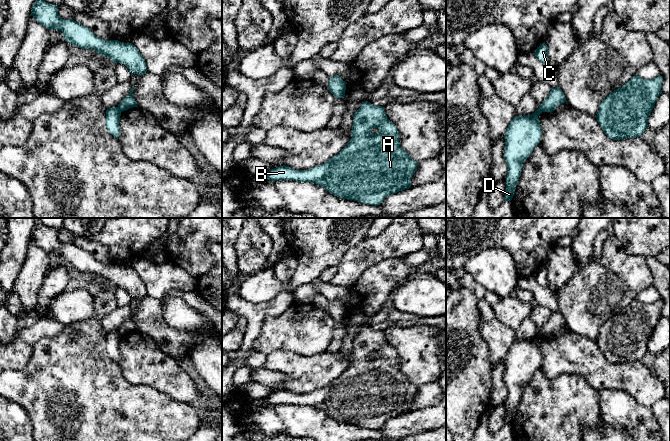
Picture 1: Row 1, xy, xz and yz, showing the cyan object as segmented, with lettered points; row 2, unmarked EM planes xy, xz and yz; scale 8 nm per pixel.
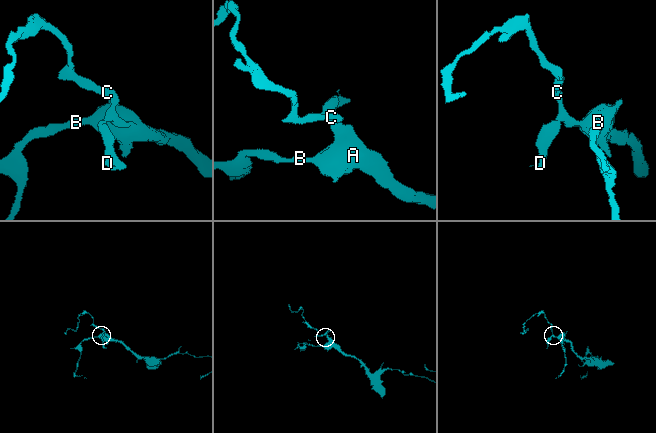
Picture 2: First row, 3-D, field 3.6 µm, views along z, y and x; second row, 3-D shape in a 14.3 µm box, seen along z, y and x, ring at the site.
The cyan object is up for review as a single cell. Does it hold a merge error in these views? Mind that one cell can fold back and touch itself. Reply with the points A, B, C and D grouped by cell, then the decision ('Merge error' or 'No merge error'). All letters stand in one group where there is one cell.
Groups: A B C / D. Merge error

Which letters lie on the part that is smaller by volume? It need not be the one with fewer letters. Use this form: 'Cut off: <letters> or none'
Cut off: D

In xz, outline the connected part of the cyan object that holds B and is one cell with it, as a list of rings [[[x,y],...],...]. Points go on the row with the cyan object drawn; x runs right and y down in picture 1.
[[[362,102],[353,115],[351,134],[347,145],[324,164],[309,170],[295,170],[283,165],[269,170],[261,178],[312,182],[339,198],[374,206],[380,205],[390,194],[411,188],[411,178],[419,163],[400,146],[399,132],[388,119],[383,106]]]

